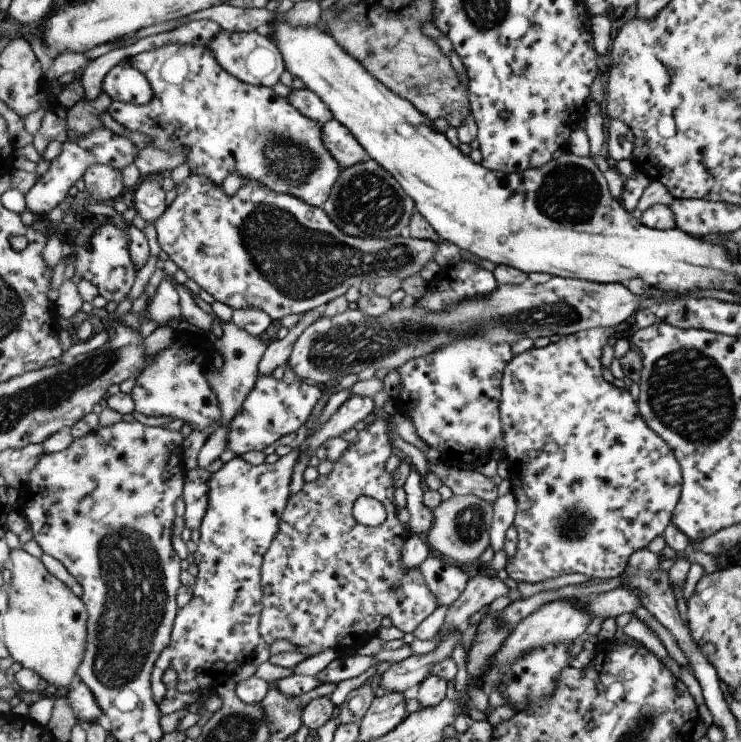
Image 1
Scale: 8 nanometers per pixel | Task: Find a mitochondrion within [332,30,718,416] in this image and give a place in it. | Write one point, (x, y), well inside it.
(569, 195)

